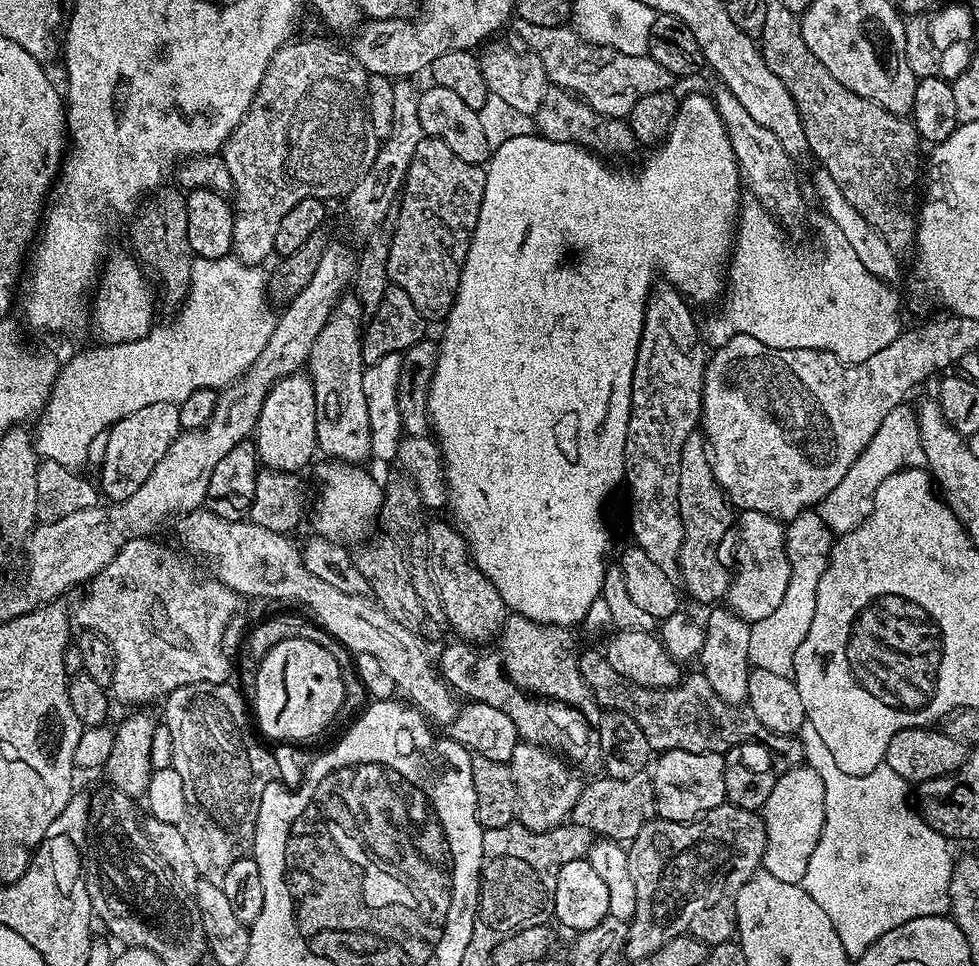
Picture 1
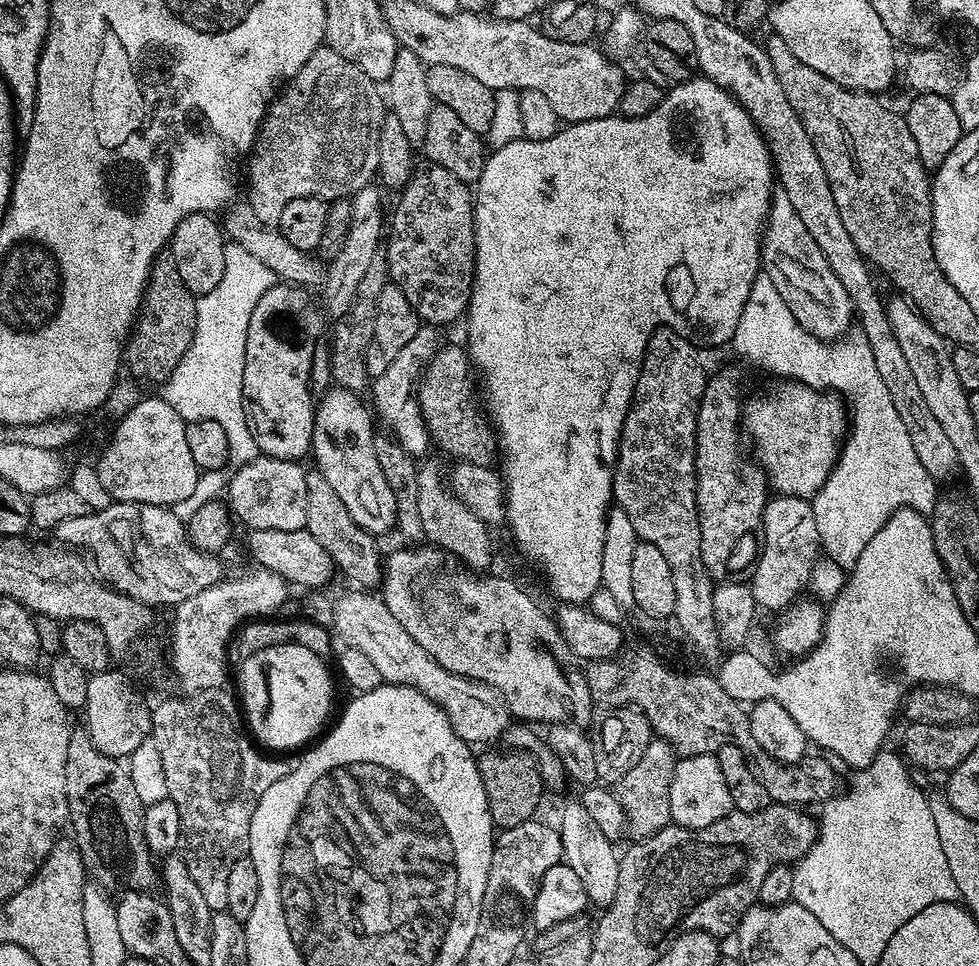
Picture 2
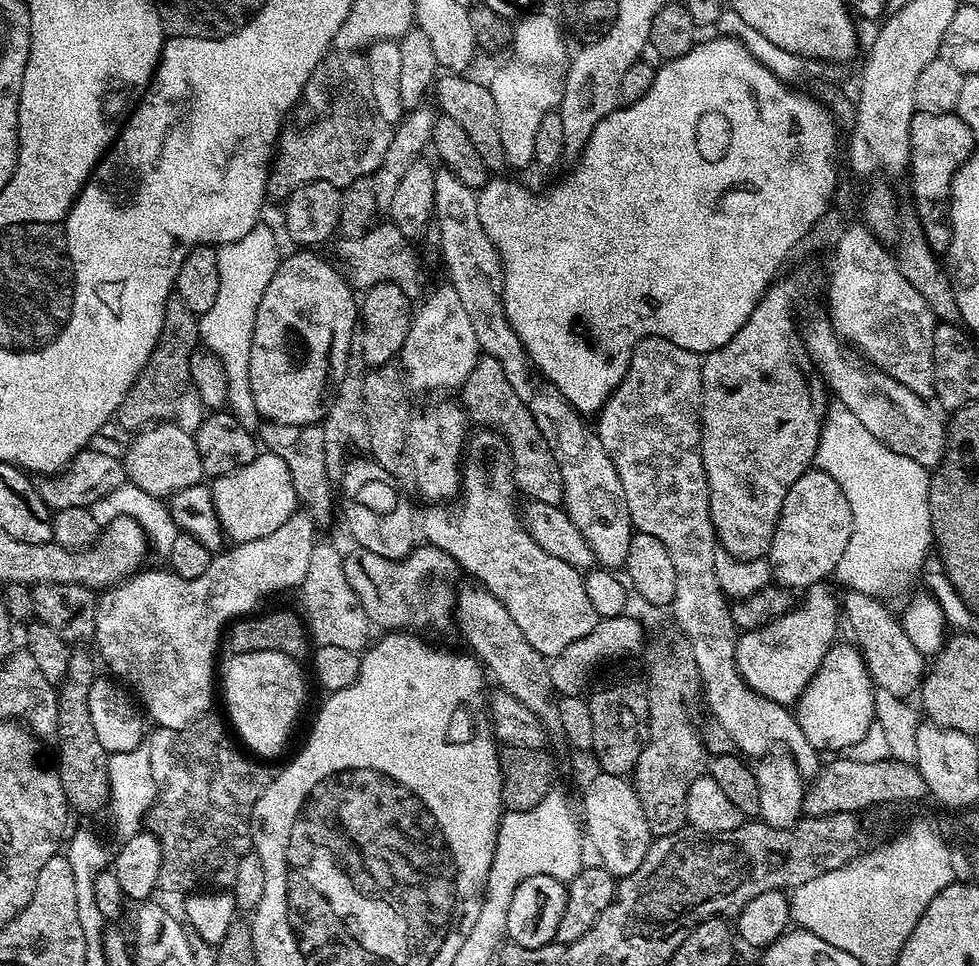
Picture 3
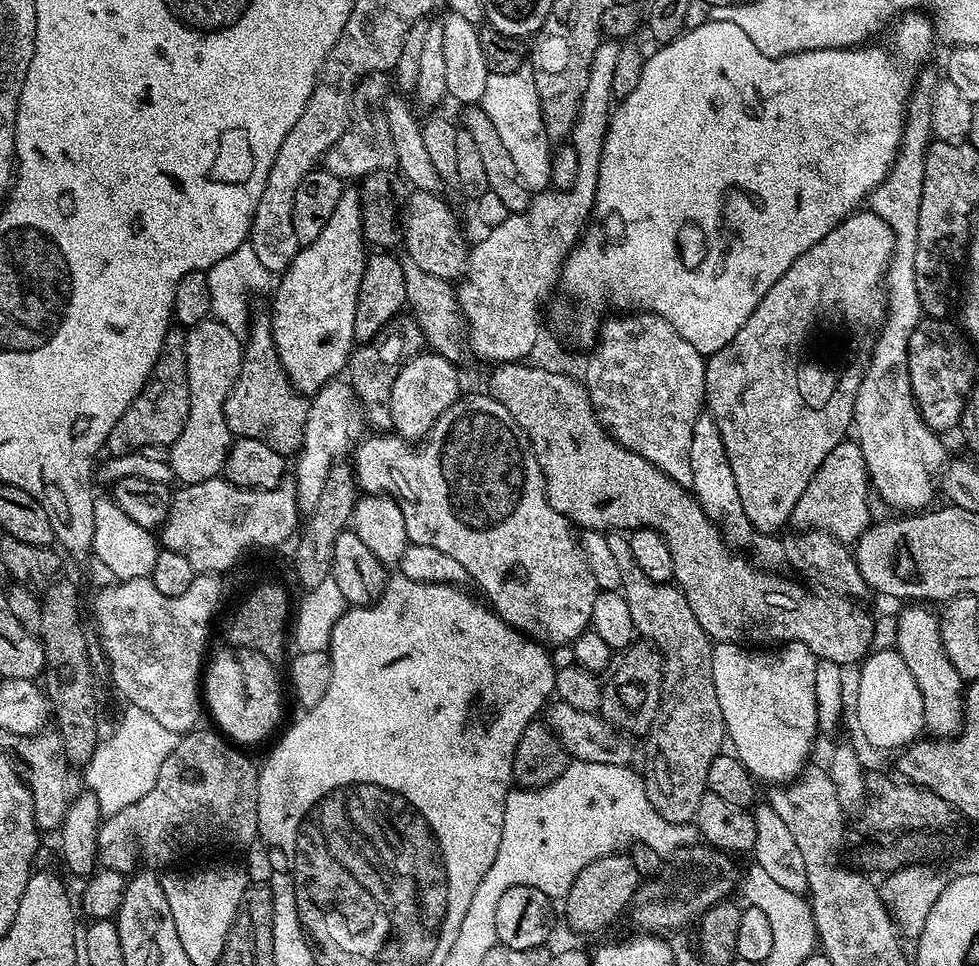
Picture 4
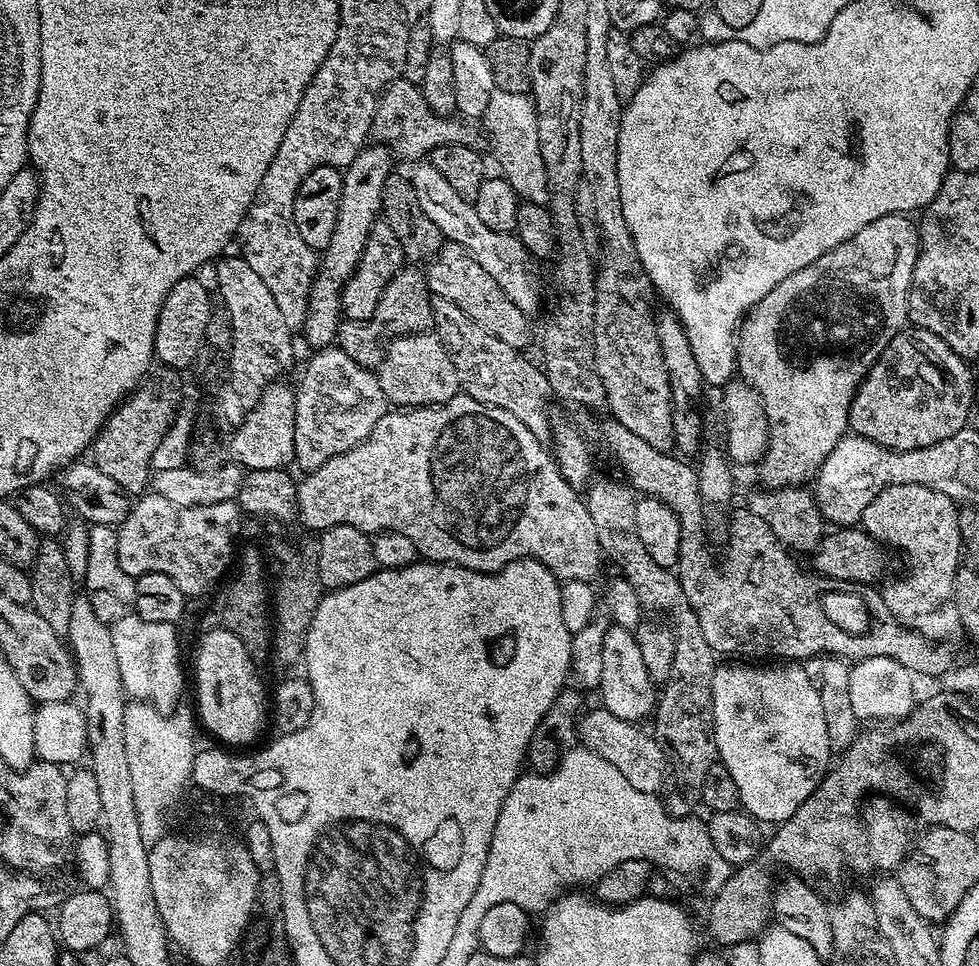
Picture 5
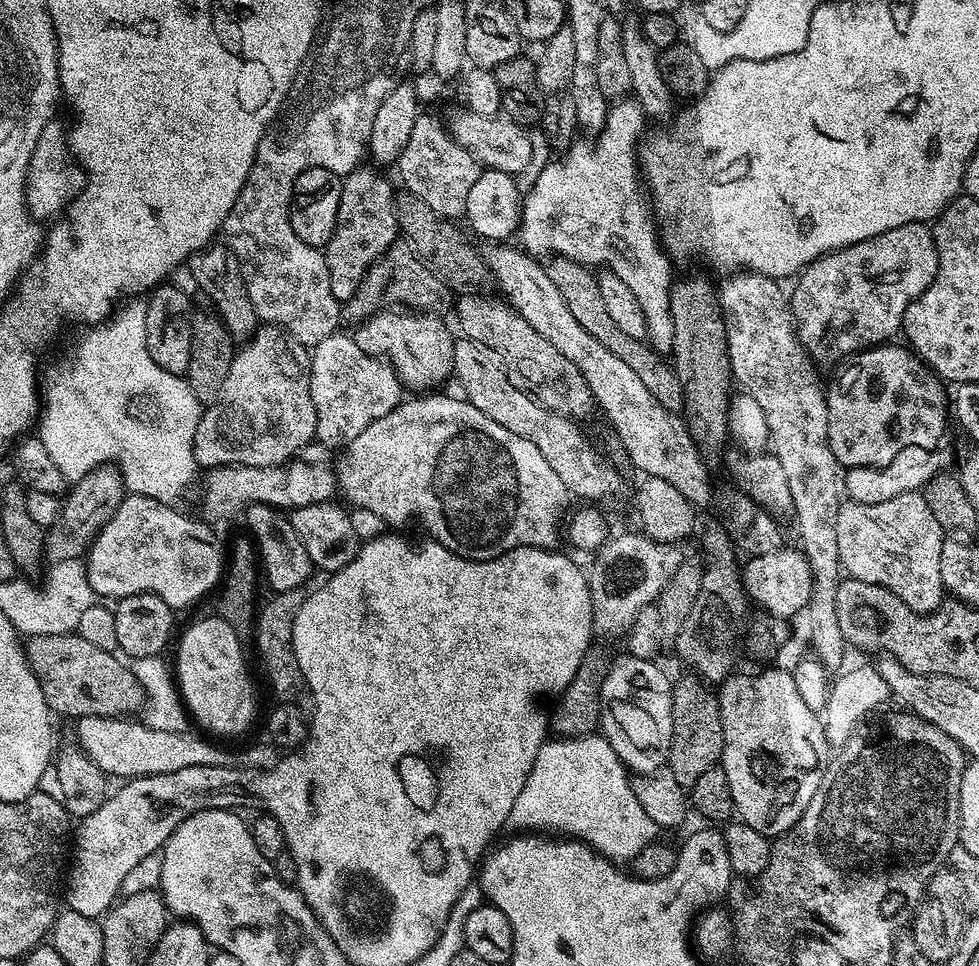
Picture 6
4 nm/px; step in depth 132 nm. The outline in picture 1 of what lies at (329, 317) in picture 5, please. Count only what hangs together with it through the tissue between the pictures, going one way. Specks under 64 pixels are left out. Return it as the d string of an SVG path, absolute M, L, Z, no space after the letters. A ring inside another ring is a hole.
M304 374L283 376L277 384L266 394L262 402L262 410L258 414L258 422L254 429L254 447L259 463L265 469L273 472L303 473L303 468L312 460L312 455L317 455L316 447L316 395L311 379Z

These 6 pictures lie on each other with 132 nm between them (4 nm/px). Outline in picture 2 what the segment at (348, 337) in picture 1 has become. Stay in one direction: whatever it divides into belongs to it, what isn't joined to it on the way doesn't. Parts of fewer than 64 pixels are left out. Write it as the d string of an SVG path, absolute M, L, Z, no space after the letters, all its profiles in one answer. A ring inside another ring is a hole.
M332 386L324 401L316 404L310 456L316 459L315 467L320 475L330 482L346 510L350 510L350 518L354 518L362 530L380 538L383 532L391 533L395 529L396 499L390 482L386 482L386 474L382 474L382 466L378 466L378 454L374 454L374 438L378 432L372 429L373 413L360 399L351 388Z

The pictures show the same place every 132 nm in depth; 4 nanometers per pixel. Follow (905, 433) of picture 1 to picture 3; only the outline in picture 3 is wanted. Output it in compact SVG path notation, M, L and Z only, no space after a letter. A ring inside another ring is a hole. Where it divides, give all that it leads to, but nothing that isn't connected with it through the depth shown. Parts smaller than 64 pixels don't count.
M837 400L829 403L814 464L834 478L850 504L851 536L835 580L849 591L876 599L891 600L904 593L921 574L934 544L929 471L880 442Z

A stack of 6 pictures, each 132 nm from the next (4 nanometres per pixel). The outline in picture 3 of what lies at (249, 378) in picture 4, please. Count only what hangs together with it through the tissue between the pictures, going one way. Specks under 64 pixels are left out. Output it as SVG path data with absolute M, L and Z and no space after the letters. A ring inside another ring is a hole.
M264 422L259 425L258 440L267 451L278 454L278 458L282 458L282 462L286 462L286 466L290 470L290 478L294 482L297 501L307 511L311 512L317 525L324 526L324 523L332 516L334 484L326 470L326 446L324 445L323 427L320 424L286 426L285 424Z

